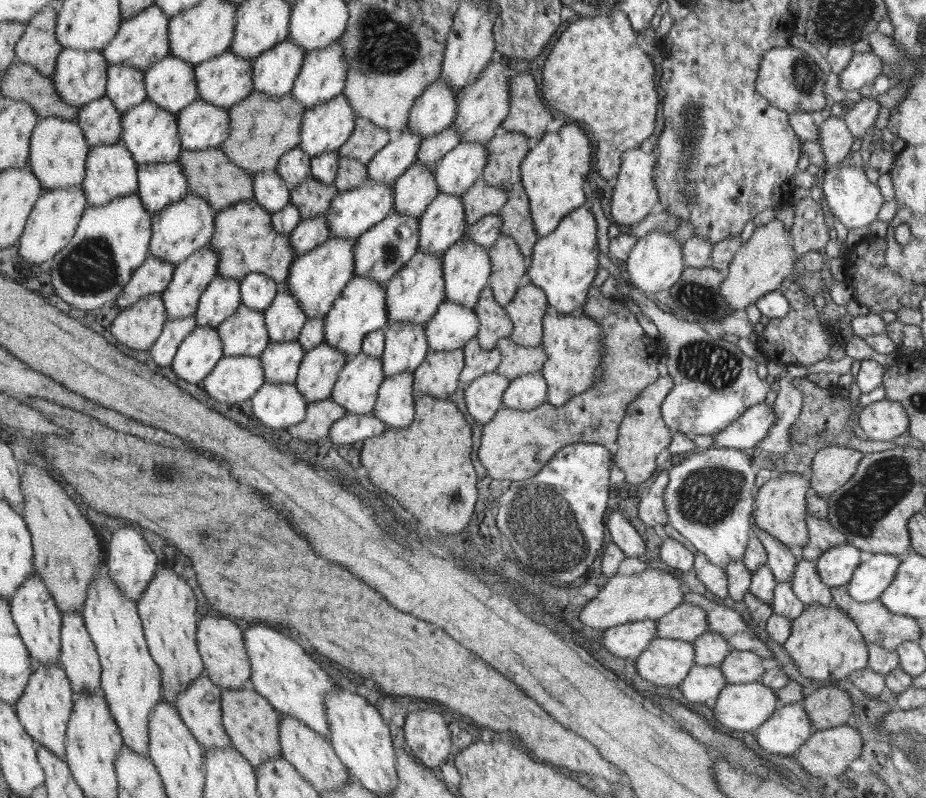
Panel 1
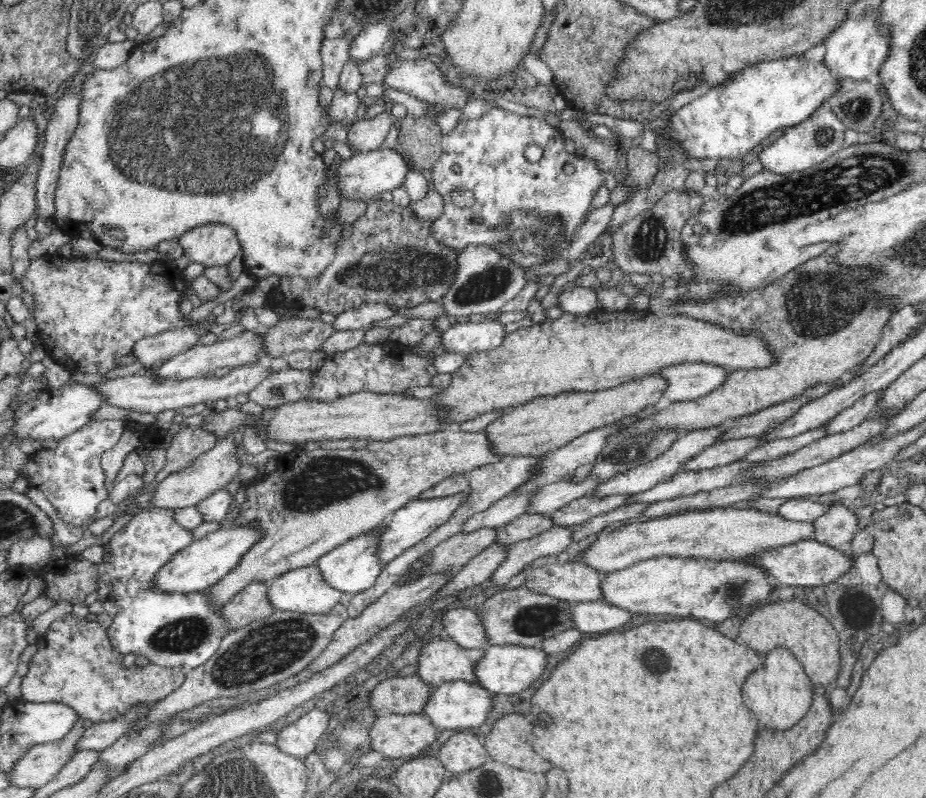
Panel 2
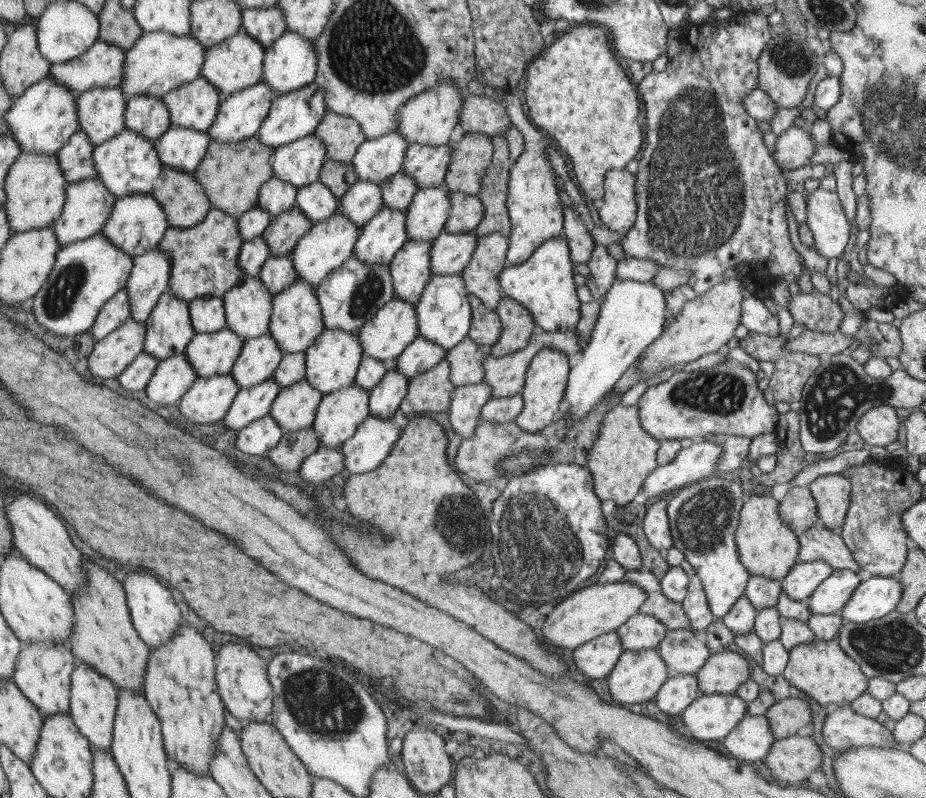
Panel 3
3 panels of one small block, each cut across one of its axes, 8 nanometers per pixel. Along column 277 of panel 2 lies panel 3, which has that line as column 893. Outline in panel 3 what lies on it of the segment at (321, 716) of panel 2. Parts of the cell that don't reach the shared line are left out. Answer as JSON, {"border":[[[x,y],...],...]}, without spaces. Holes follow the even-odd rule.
{"border":[[[841,707],[827,714],[822,726],[826,746],[836,751],[846,751],[861,746],[897,746],[893,732],[874,718],[858,714],[851,708]]]}

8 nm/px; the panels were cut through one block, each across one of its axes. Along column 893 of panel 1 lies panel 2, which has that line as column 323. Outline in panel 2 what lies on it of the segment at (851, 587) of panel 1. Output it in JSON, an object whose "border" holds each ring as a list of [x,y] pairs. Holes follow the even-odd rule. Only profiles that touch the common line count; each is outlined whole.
{"border":[[[385,525],[370,533],[360,534],[360,536],[348,540],[348,542],[337,546],[328,554],[322,556],[316,564],[318,564],[317,569],[323,578],[323,582],[340,592],[344,592],[346,597],[370,588],[376,582],[383,567],[378,561],[376,551],[379,536],[384,530],[386,530]]]}

